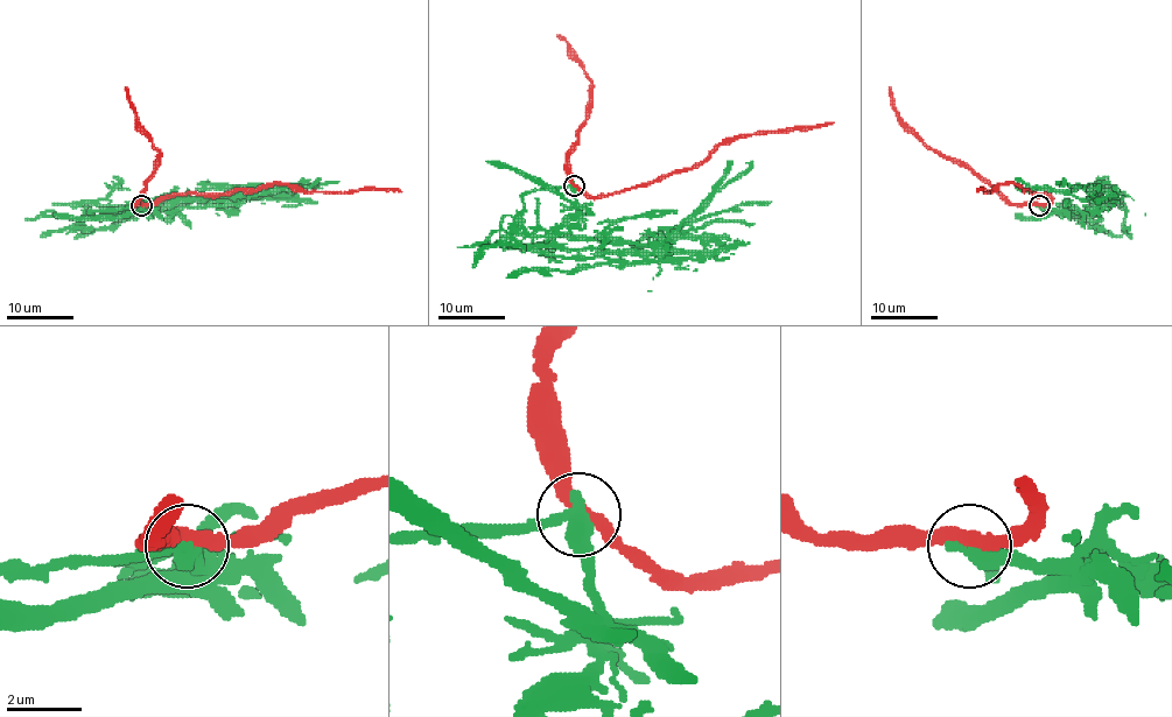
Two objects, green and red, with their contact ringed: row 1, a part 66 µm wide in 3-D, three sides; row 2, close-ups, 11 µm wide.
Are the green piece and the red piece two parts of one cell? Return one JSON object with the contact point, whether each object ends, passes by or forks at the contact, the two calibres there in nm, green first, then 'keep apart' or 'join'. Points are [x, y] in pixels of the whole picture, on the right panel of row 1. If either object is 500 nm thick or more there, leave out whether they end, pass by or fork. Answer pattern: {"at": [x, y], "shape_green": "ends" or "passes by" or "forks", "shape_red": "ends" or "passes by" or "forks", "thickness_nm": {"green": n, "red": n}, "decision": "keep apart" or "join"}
{"at": [1039, 205], "shape_green": "passes by", "shape_red": "passes by", "thickness_nm": {"green": 440, "red": 360}, "decision": "keep apart"}

